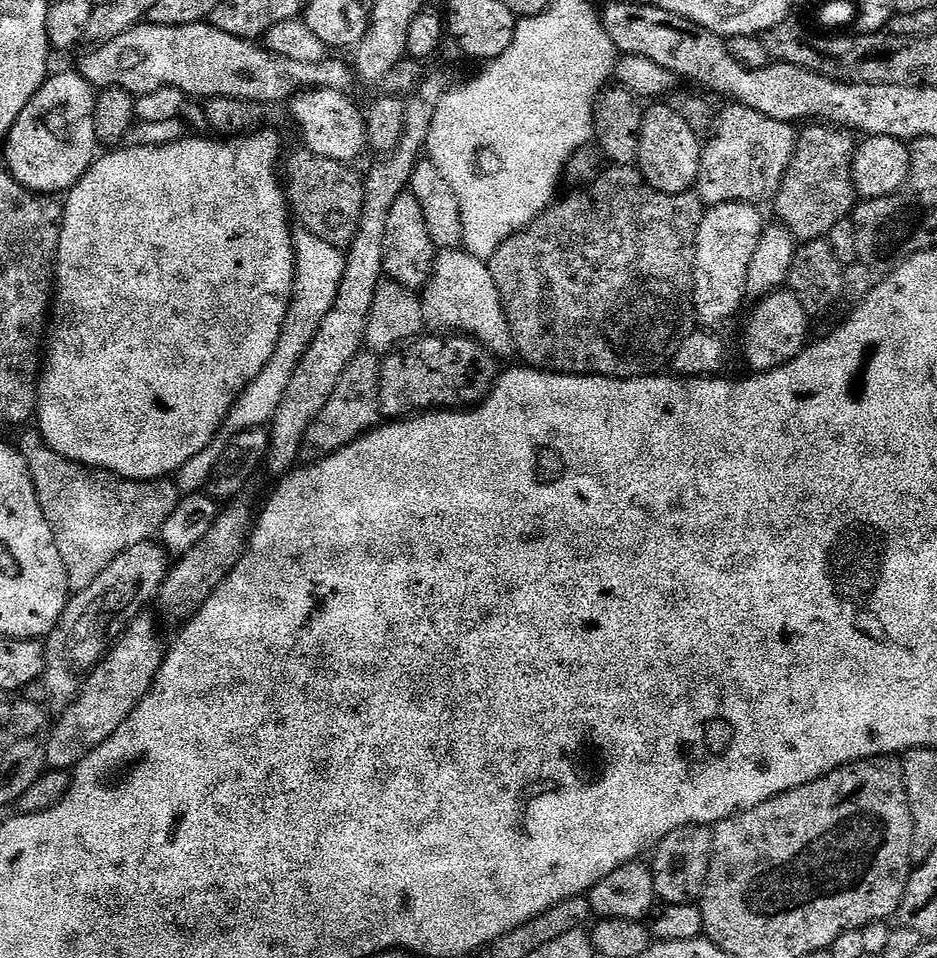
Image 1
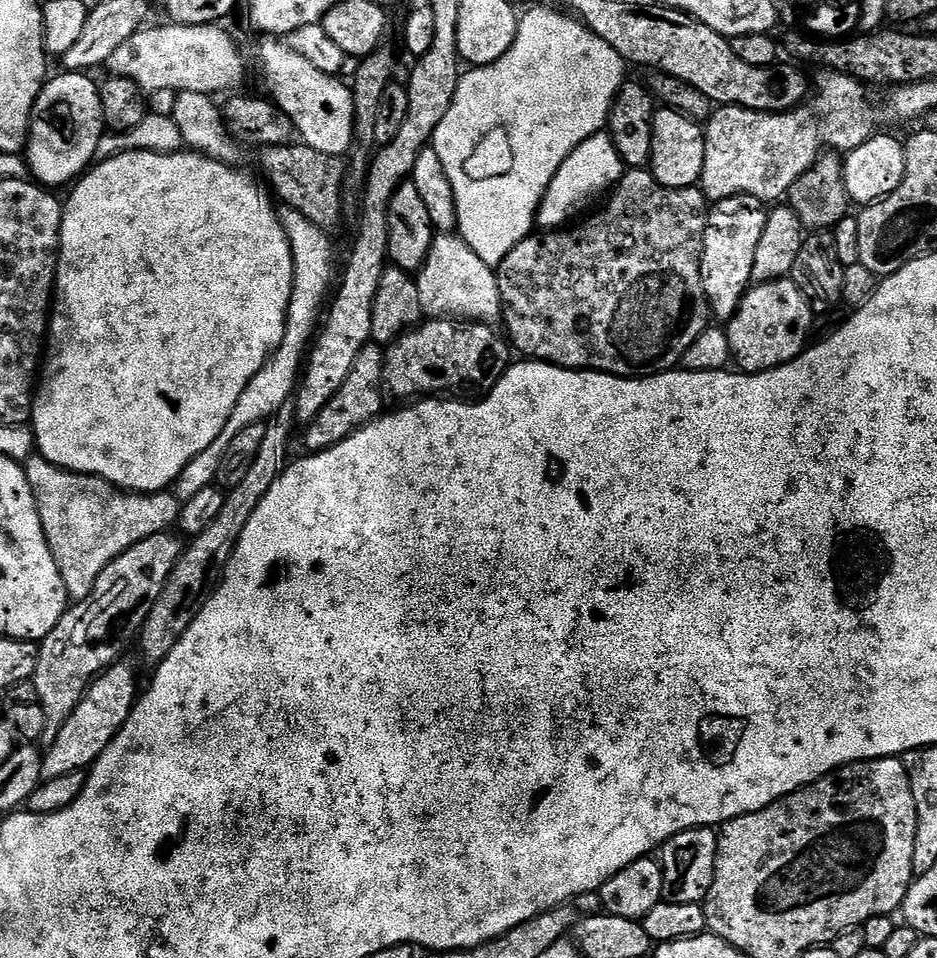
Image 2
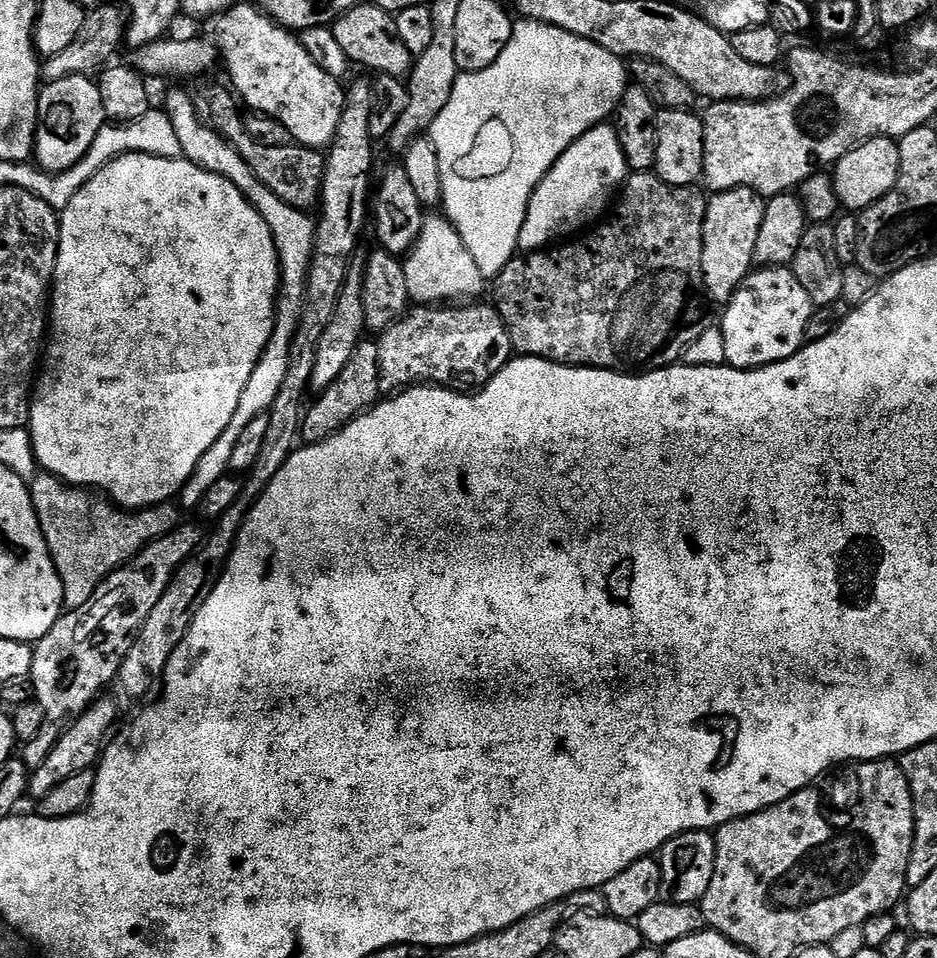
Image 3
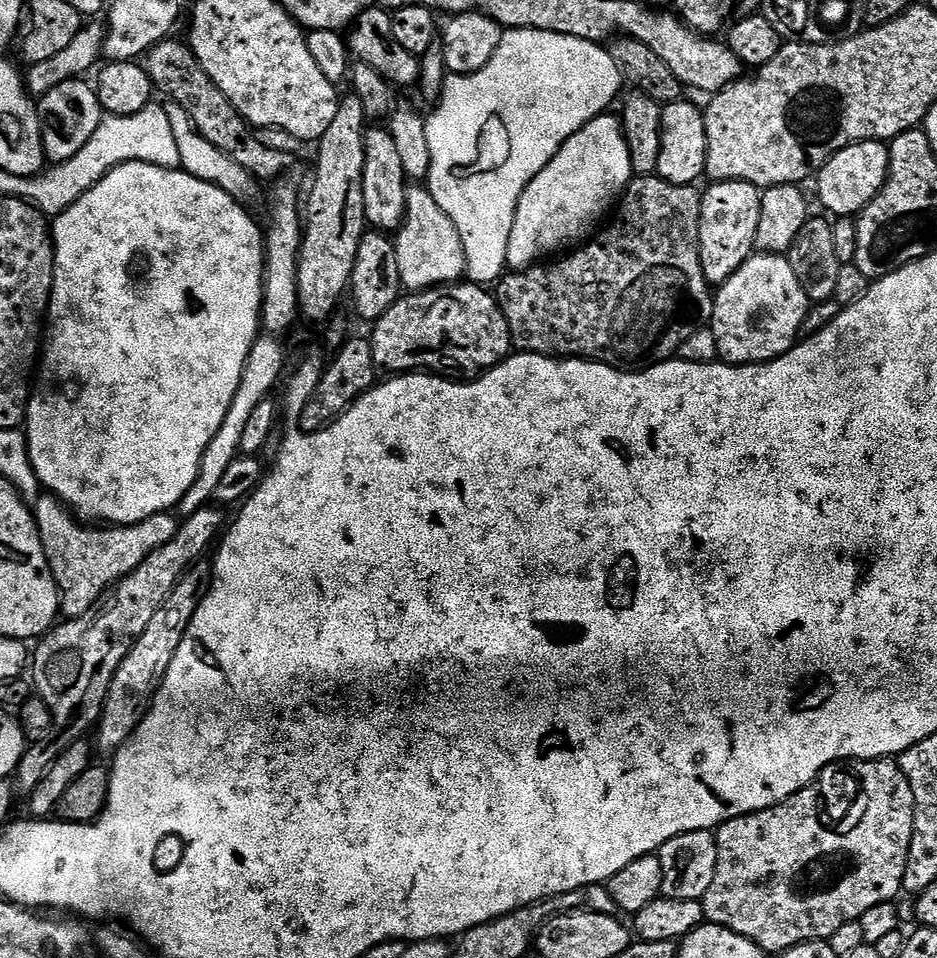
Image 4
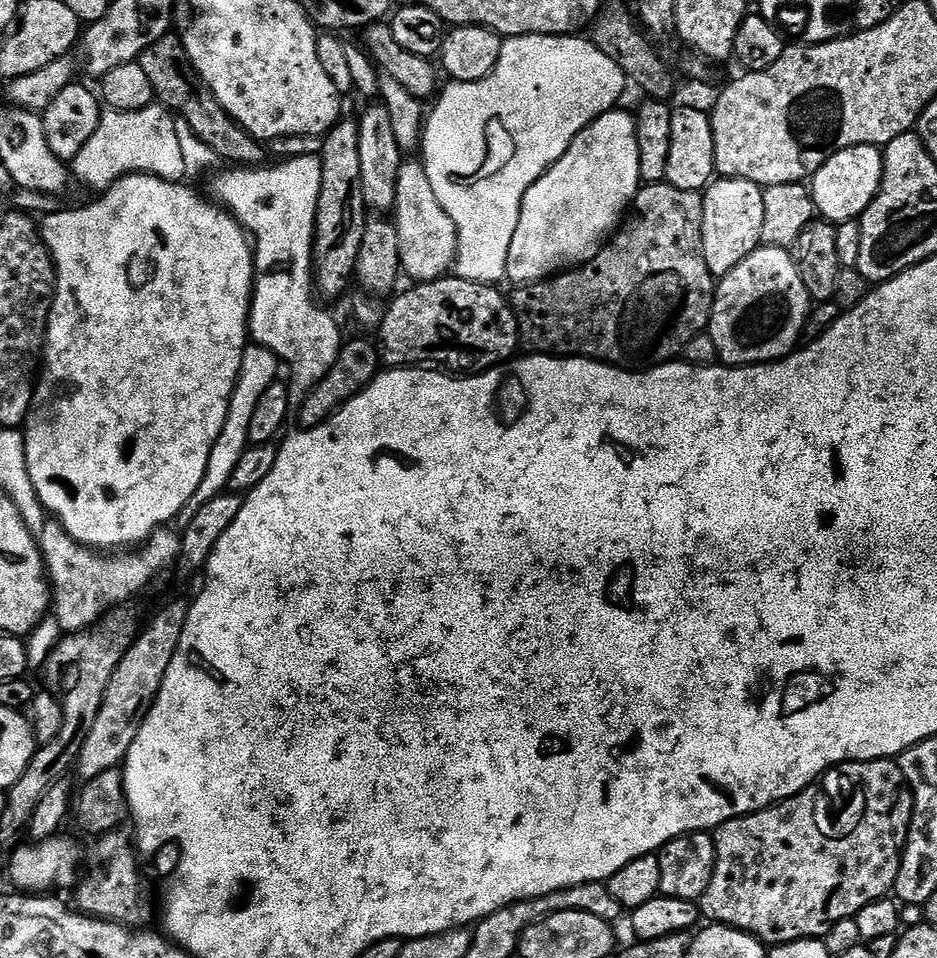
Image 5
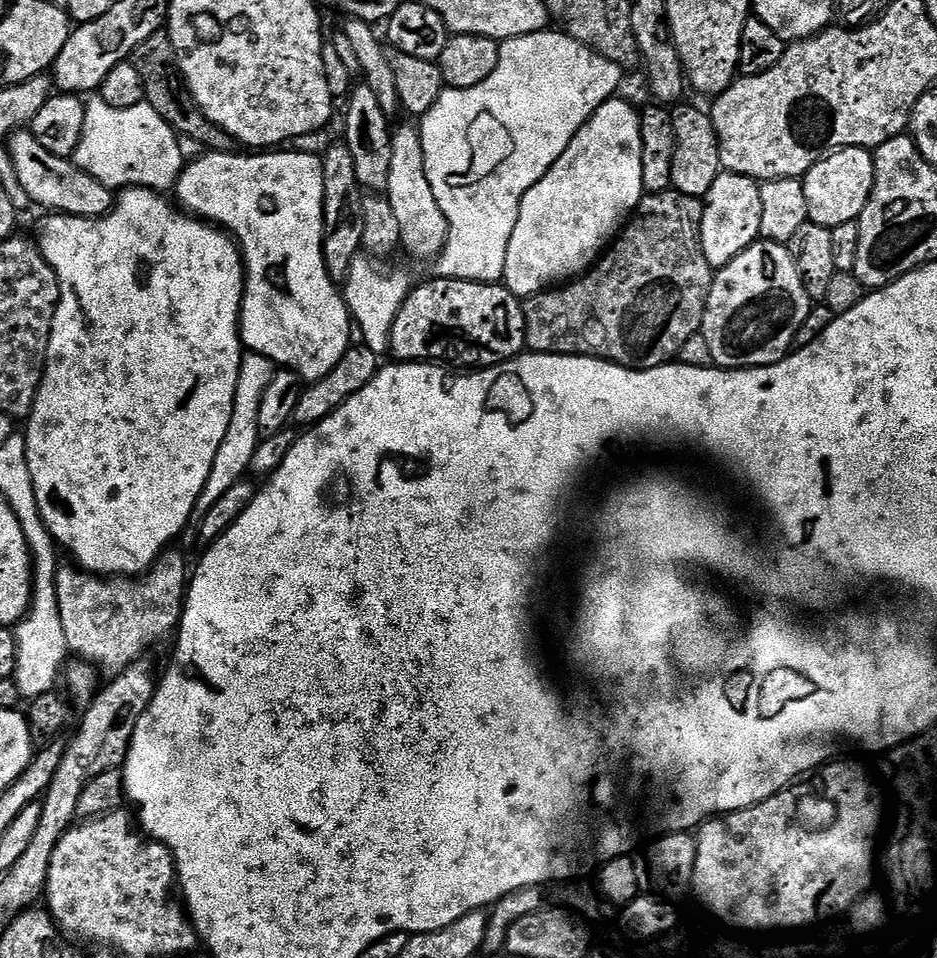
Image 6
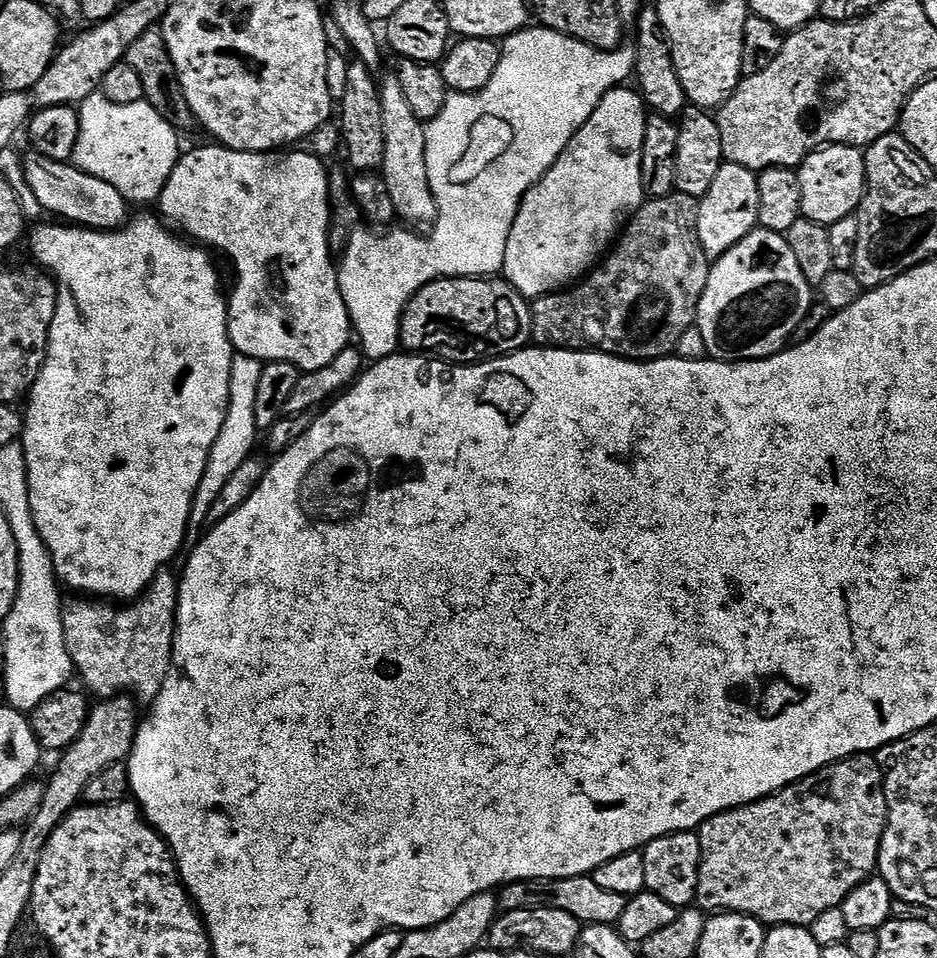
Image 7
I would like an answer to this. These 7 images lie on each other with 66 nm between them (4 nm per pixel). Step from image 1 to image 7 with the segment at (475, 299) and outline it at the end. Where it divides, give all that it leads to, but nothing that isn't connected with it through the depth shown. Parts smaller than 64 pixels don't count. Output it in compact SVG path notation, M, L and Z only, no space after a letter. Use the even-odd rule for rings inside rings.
M399 75L383 77L380 84L380 105L382 106L382 134L386 134L386 154L382 175L386 182L386 190L390 190L390 199L394 201L394 210L402 221L409 220L412 224L431 225L436 218L436 199L430 186L430 174L426 170L426 127L425 121L419 120L410 110L410 102L406 102L406 93L402 90Z

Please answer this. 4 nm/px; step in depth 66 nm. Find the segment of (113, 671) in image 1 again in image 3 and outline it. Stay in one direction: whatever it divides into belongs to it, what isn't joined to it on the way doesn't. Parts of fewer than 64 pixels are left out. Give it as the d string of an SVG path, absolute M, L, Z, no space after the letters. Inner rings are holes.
M104 694L92 703L81 716L75 717L69 723L62 738L54 746L54 750L50 750L50 758L46 758L46 762L42 762L42 766L31 769L28 790L33 801L39 802L42 798L46 798L46 794L50 794L50 790L54 790L54 786L58 786L58 782L66 782L66 778L78 774L78 770L92 768L99 761L110 733L117 727L116 715L119 712L119 706L108 697L108 694Z

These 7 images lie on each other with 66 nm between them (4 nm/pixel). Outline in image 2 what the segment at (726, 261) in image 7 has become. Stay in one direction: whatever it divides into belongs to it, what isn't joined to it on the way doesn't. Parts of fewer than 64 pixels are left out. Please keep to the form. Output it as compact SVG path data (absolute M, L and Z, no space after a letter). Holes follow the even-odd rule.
M791 278L753 283L726 324L735 367L741 372L765 372L788 364L804 351L813 328L814 309Z

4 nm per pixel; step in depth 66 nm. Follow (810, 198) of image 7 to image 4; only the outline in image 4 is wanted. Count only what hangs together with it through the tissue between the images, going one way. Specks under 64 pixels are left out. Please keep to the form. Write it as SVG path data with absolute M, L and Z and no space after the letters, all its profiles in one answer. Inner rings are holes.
M863 140L857 144L838 150L822 166L816 180L816 192L820 195L820 204L836 218L856 218L864 207L882 190L888 177L888 144L882 140Z

